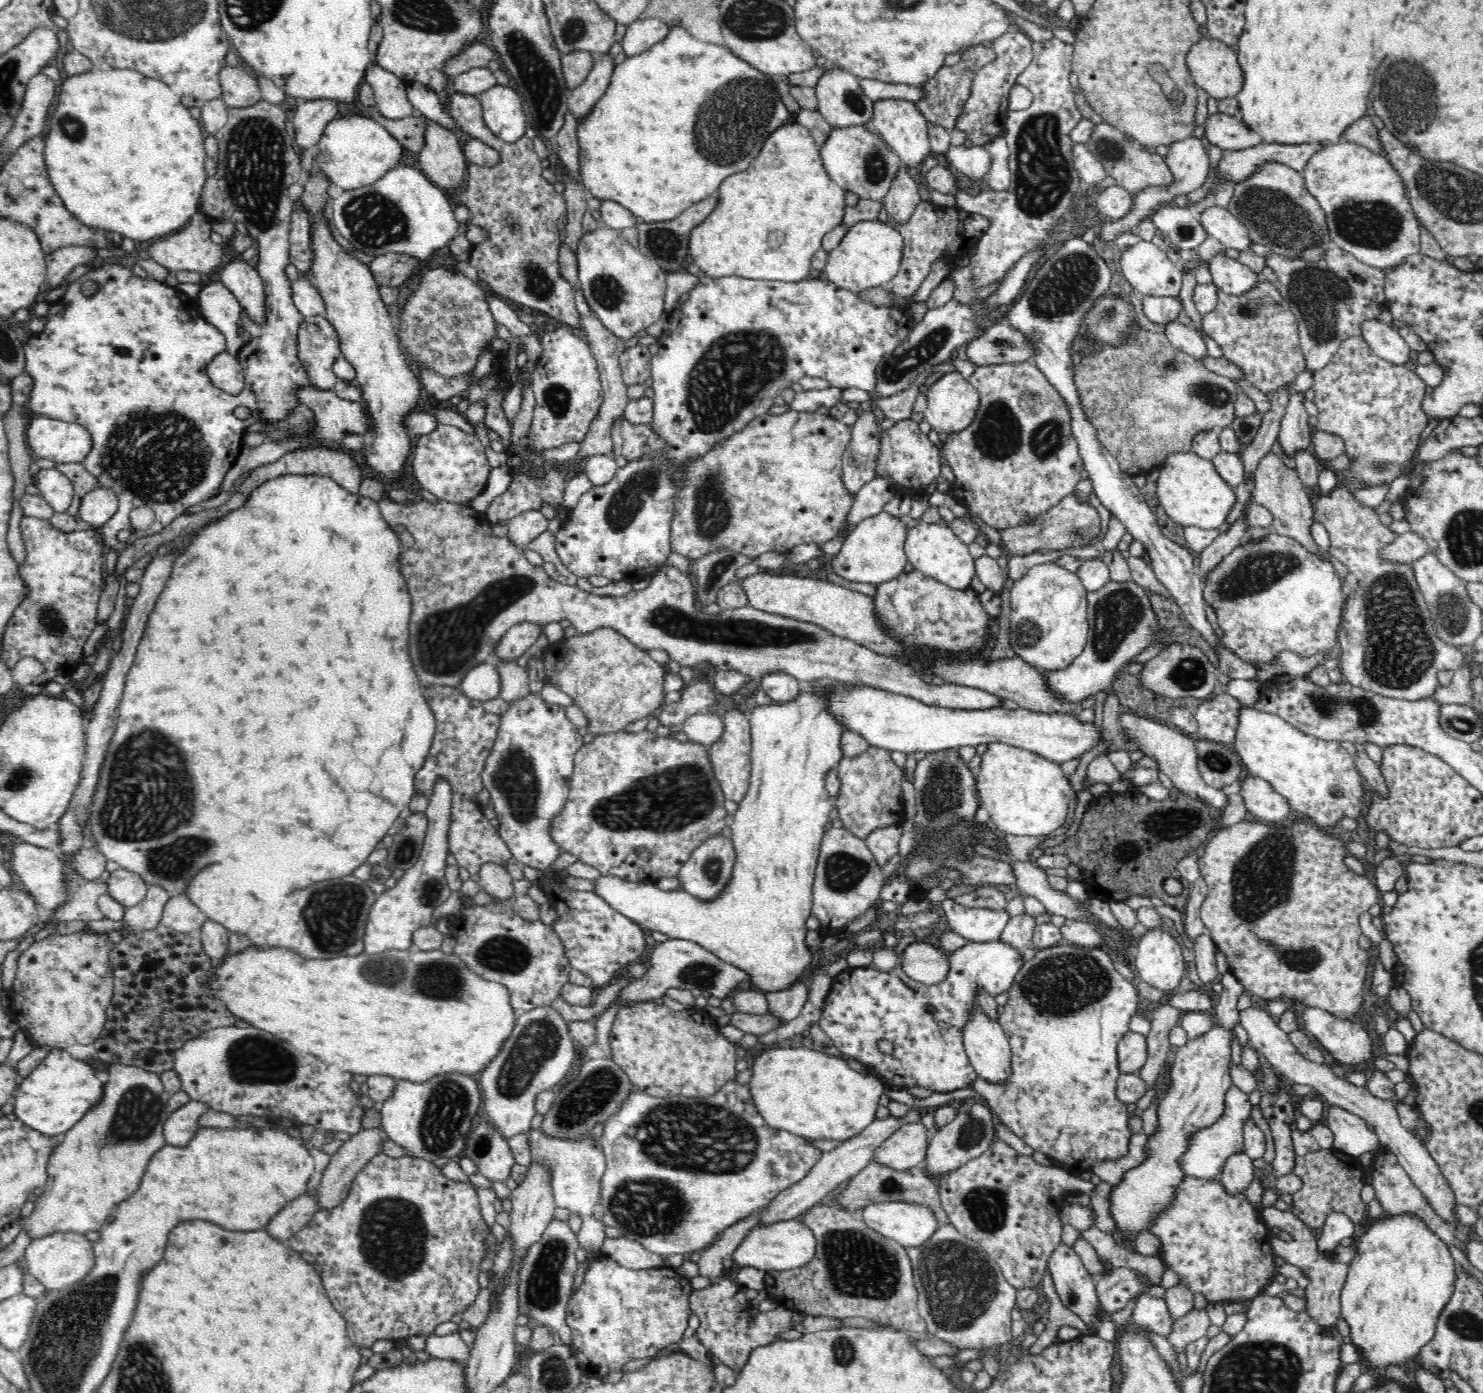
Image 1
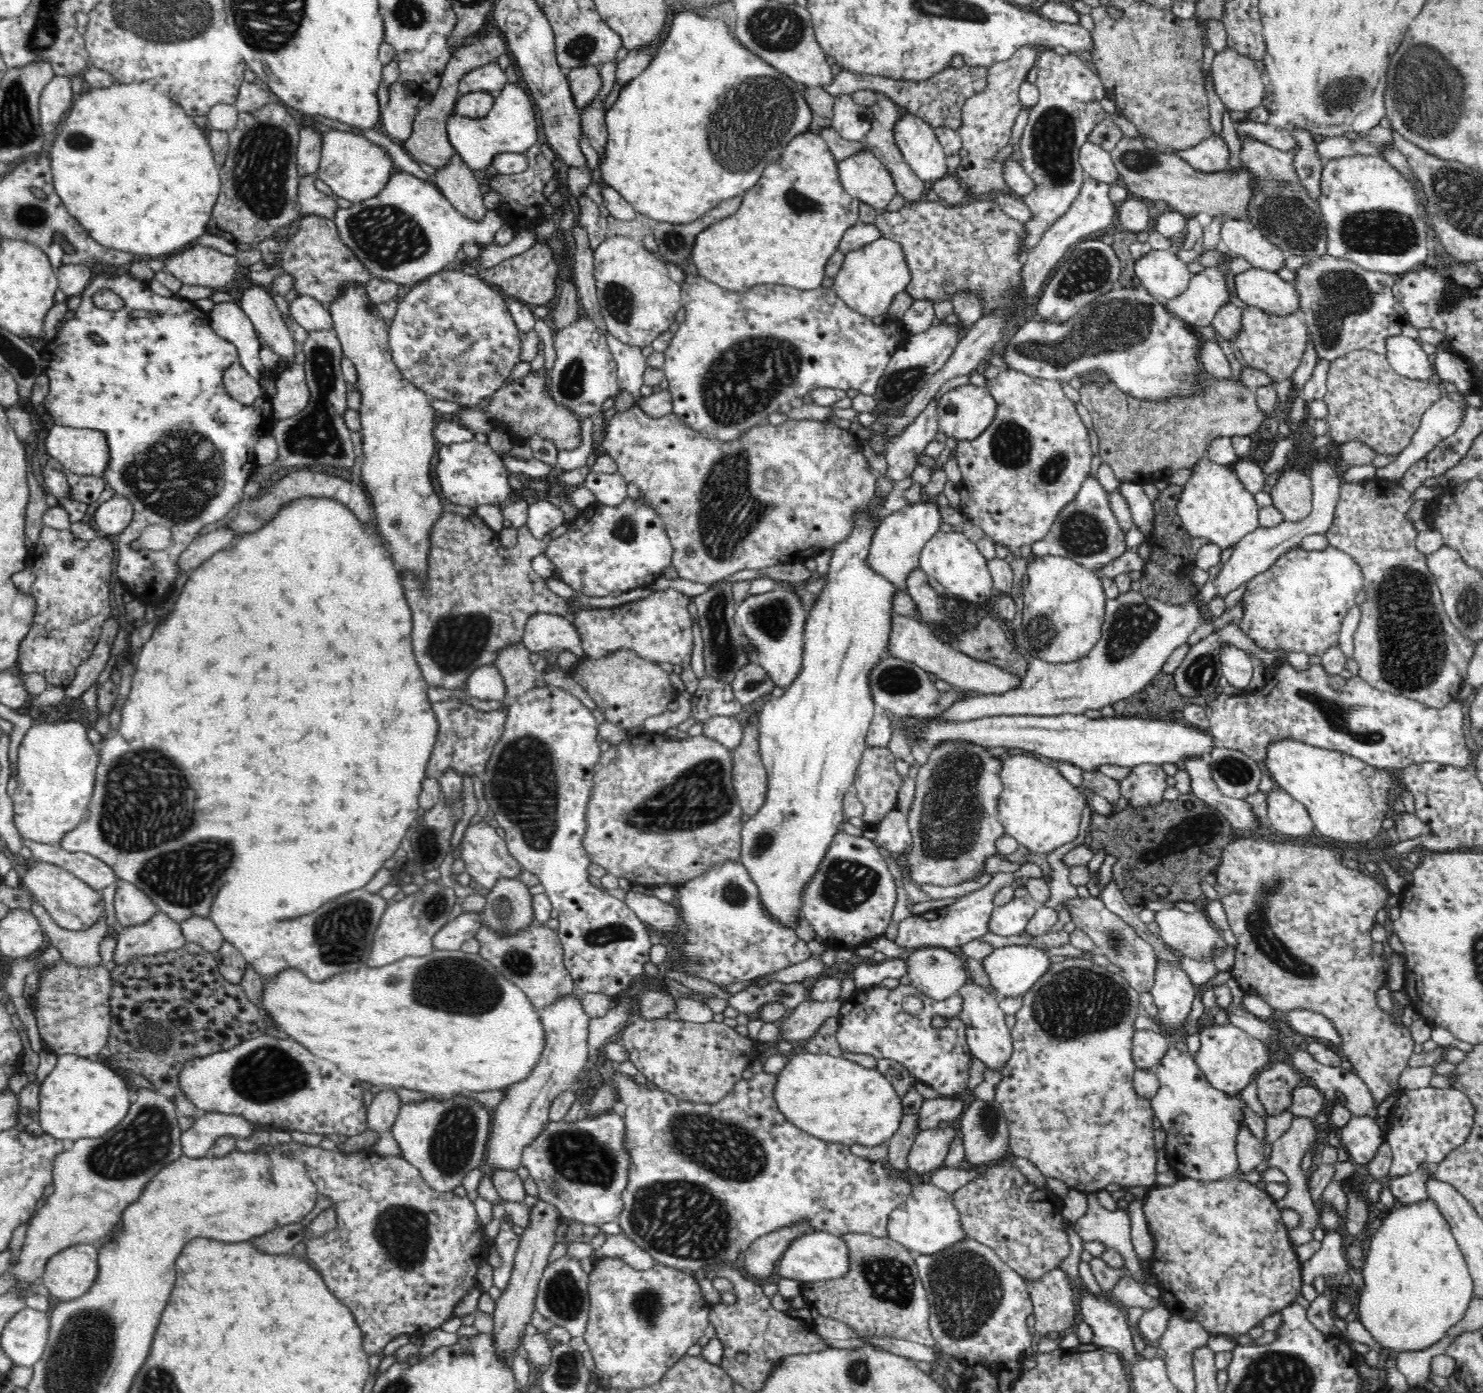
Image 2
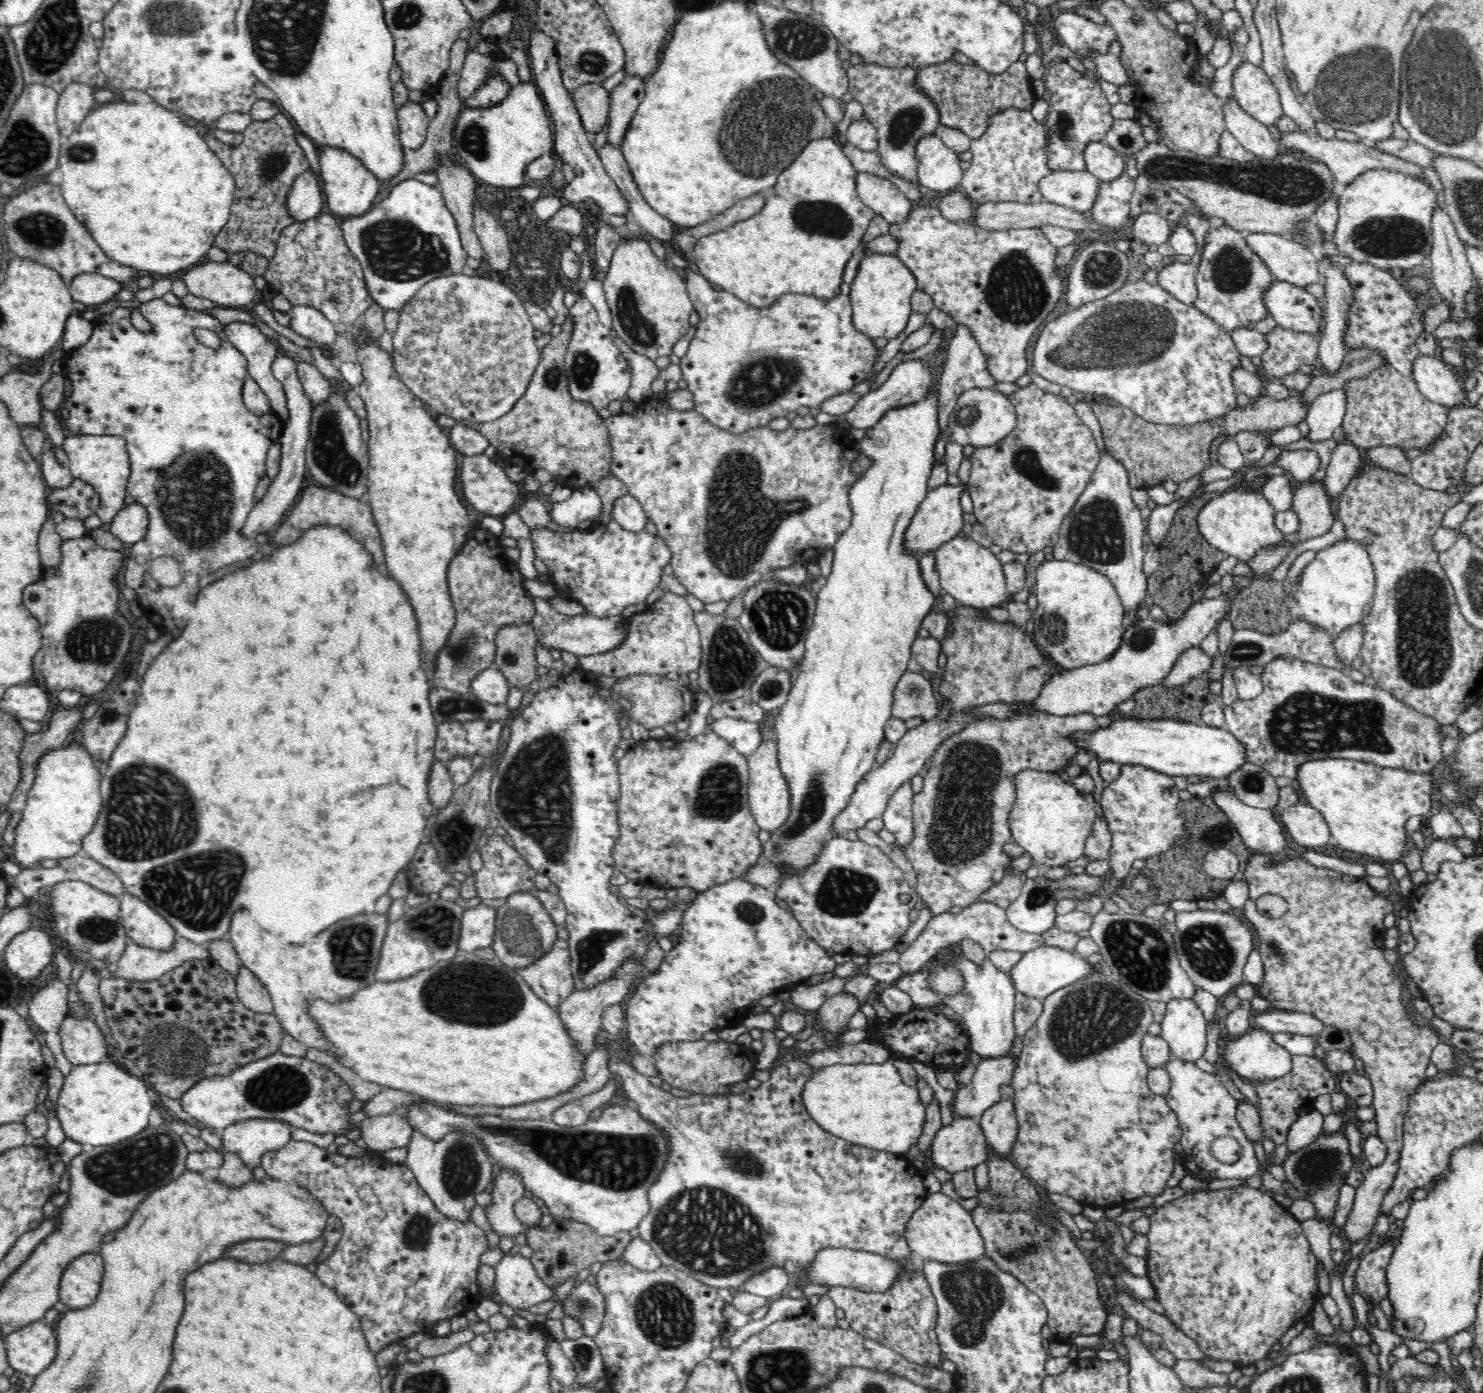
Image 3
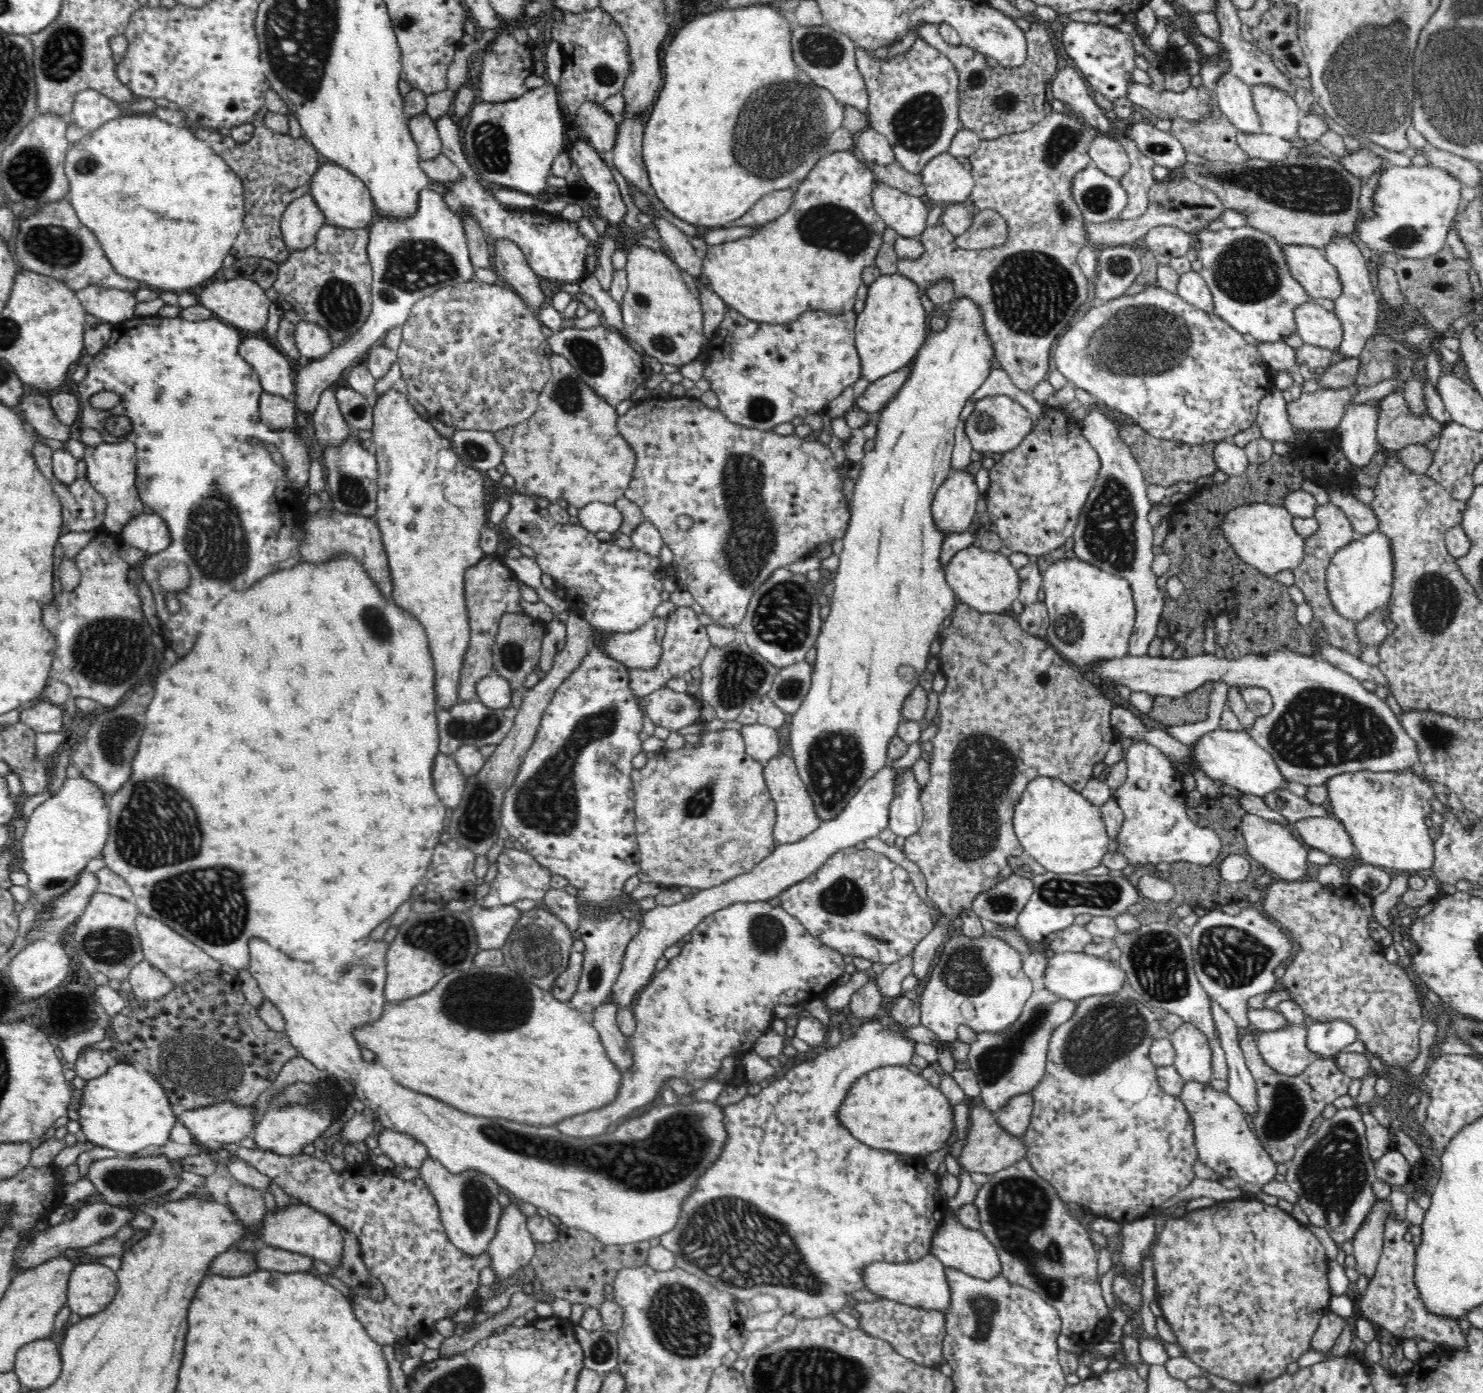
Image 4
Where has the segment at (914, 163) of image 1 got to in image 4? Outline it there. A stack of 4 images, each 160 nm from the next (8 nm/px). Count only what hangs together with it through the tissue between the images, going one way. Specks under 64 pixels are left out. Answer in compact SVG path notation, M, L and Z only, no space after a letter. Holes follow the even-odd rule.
M949 152L932 156L919 174L930 200L944 205L970 204L975 180L971 172Z

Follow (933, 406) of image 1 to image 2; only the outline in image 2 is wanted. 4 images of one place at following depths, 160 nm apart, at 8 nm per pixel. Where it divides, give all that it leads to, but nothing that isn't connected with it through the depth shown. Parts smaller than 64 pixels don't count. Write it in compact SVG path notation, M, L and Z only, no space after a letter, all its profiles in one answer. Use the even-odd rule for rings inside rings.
M972 383L945 393L938 400L938 428L950 438L974 440L994 420L994 397Z

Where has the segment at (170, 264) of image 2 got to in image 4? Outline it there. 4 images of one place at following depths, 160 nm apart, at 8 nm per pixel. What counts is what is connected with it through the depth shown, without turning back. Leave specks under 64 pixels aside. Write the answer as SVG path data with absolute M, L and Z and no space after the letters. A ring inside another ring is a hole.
M242 277L226 278L228 282L212 282L200 292L202 305L218 316L223 322L234 324L234 328L242 334L265 336L266 322L268 322L268 306L271 301L266 296L266 291L252 280Z

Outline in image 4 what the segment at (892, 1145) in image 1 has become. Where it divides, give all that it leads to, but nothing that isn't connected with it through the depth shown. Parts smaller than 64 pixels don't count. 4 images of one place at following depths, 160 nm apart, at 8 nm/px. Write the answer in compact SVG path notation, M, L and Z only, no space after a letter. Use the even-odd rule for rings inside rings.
M974 1107L969 1110L969 1135L967 1143L963 1149L957 1163L972 1175L977 1172L982 1174L994 1174L1000 1172L1002 1168L1006 1168L1014 1162L1027 1158L1027 1149L1023 1147L1021 1137L1006 1134L1002 1127L998 1126L998 1119L994 1118L994 1112L986 1108Z

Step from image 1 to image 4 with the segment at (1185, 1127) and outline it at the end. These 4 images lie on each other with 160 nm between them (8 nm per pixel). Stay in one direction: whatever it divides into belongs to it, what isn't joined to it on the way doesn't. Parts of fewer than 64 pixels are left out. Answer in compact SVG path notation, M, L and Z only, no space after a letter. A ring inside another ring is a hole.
M1289 1000L1287 1003L1279 1003L1277 1010L1286 1018L1288 1026L1282 1030L1256 1032L1256 1048L1259 1049L1259 1055L1263 1057L1263 1062L1272 1072L1284 1076L1299 1076L1305 1070L1304 1068L1308 1068L1312 1060L1320 1060L1323 1057L1308 1049L1307 1033L1310 1020L1300 1005Z

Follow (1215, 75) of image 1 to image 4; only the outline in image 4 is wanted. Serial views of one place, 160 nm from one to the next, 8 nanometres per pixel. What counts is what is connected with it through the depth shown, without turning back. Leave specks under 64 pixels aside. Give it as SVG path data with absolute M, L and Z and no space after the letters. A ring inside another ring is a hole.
M1254 85L1251 92L1262 133L1276 135L1284 140L1299 137L1301 112L1292 97L1268 85Z

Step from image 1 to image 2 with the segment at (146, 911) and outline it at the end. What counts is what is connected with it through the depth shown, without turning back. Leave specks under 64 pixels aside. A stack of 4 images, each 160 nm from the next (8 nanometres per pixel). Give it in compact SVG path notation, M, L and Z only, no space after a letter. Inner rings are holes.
M161 910L148 918L148 922L138 926L128 926L118 930L113 960L118 964L128 964L138 956L158 956L170 950L178 950L187 940L180 925Z

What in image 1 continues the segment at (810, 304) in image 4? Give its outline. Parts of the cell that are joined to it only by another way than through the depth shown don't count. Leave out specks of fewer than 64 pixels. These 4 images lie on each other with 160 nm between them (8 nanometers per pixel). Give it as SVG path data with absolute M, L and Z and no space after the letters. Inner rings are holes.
M787 123L768 134L748 168L722 180L718 190L719 204L706 220L691 229L689 236L688 258L698 264L701 274L784 282L800 282L808 278L812 256L821 249L822 238L840 225L847 206L845 191L824 170L818 148L819 144L804 126Z

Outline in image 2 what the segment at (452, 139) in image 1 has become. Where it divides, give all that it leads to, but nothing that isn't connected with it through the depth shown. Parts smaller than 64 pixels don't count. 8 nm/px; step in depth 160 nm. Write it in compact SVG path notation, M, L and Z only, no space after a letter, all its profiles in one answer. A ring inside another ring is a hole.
M454 152L450 160L434 170L442 195L458 212L470 220L479 220L488 208L484 205L480 182L474 177L473 170Z

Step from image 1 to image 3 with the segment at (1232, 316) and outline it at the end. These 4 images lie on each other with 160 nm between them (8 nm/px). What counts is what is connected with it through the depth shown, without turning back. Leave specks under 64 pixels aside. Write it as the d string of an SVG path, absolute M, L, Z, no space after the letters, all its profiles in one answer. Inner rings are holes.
M1277 326L1273 332L1265 335L1265 338L1266 341L1268 341L1268 348L1262 352L1262 356L1260 357L1263 362L1262 368L1264 368L1269 378L1284 378L1284 376L1298 371L1298 368L1300 368L1302 364L1318 367L1318 346L1320 339L1315 335L1296 333Z

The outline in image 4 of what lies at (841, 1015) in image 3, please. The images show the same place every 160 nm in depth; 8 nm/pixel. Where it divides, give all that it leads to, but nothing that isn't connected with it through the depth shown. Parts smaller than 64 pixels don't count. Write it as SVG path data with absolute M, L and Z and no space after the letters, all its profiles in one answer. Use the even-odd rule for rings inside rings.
M876 978L870 979L862 988L858 988L848 1002L849 1018L852 1024L875 1018L882 1006L882 1000L884 995L880 993L876 985Z

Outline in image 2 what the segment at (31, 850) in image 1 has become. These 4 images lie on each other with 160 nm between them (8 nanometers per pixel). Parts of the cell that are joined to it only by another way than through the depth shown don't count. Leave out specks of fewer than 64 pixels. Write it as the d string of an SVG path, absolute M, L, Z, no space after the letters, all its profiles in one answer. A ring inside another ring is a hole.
M42 862L32 866L20 885L26 888L37 903L54 919L54 922L66 930L86 930L90 928L104 912L102 892L94 890L83 880L56 864Z

